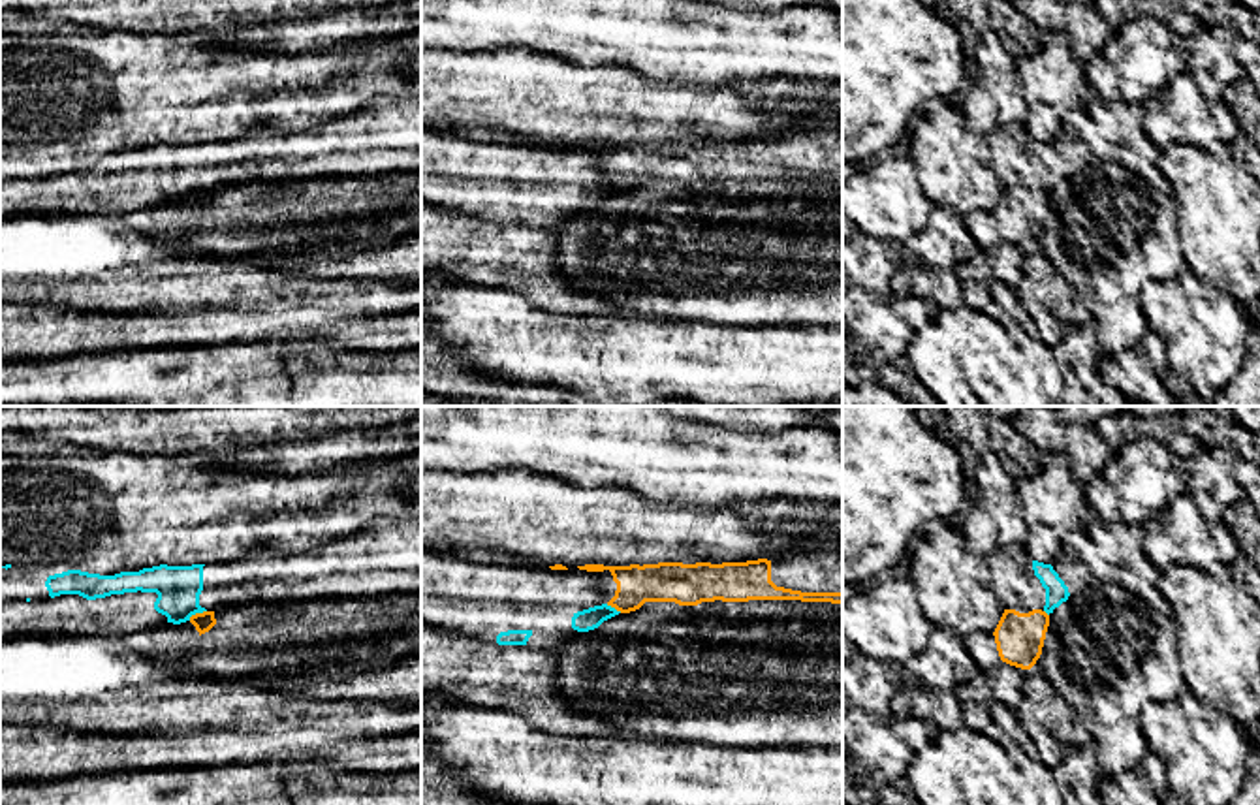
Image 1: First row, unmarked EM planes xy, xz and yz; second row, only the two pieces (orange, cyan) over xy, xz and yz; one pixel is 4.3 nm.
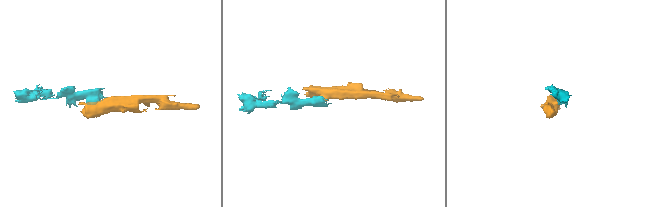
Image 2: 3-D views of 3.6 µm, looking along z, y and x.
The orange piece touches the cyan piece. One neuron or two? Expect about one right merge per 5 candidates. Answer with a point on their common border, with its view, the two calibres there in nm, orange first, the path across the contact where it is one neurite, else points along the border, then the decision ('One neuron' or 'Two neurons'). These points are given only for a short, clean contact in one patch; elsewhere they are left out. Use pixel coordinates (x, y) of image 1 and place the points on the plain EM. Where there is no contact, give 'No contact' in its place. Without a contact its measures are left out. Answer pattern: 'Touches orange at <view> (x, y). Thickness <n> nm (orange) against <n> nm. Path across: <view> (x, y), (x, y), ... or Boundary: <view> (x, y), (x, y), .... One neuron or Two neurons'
Touches orange at xy (196, 192). Thickness 80 nm (orange) against 190 nm. Boundary: xy (205, 189), (188, 198). Two neurons

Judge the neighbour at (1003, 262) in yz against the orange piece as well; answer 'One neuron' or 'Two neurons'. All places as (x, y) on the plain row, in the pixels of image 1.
Two neurons

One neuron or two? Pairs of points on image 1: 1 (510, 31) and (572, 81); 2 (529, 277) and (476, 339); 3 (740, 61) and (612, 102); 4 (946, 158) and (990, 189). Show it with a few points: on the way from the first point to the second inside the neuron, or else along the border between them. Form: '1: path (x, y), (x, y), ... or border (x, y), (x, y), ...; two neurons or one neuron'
1: border (493, 47), (527, 47), (559, 55), (578, 64); two neurons
2: border (472, 283), (508, 288), (536, 307), (557, 311); two neurons
3: border (625, 66), (661, 81), (704, 85), (709, 89); two neurons
4: path (958, 170), (978, 189); one neuron

